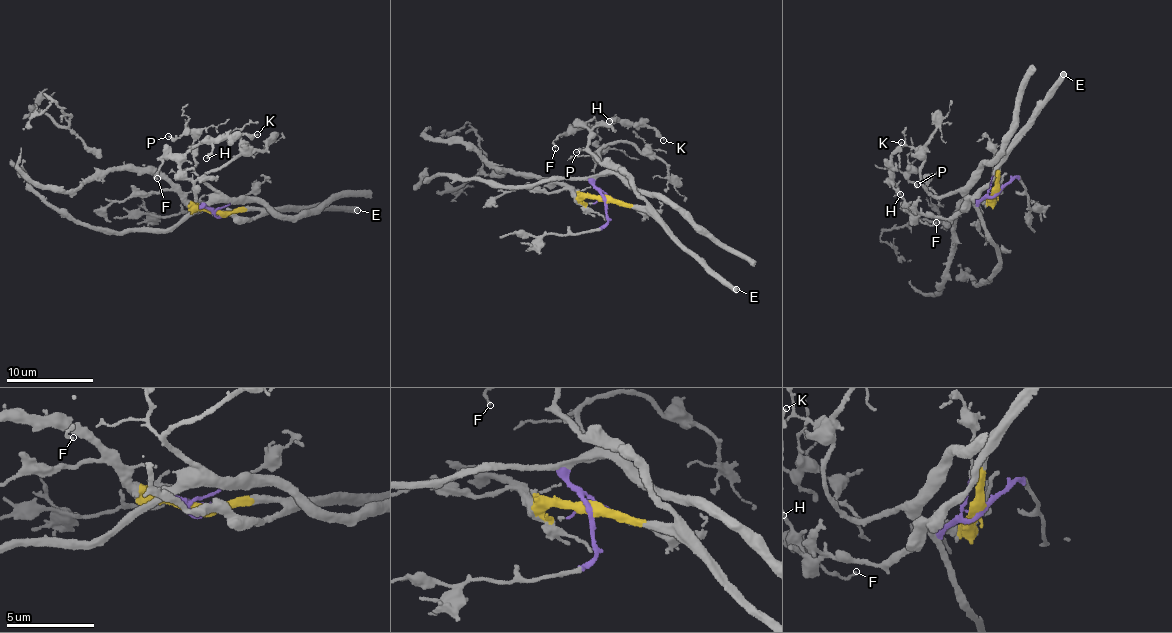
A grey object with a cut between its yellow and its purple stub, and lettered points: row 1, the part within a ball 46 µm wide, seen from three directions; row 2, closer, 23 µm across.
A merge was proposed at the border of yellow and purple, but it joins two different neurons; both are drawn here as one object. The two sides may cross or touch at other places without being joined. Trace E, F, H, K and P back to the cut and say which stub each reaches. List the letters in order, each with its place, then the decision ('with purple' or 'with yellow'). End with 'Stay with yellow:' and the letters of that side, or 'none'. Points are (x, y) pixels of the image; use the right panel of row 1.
E: (1063, 74) | with yellow
F: (936, 222) | with yellow
H: (900, 194) | with yellow
K: (901, 142) | with yellow
P: (917, 184) | with purple
Stay with yellow: E, F, H, K

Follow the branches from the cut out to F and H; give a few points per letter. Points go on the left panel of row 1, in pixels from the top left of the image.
F: (217, 214), (261, 211), (260, 215), (242, 219), (197, 203), (175, 161), (165, 159), (155, 176), (158, 177)
H: (217, 214), (261, 211), (242, 219), (197, 203), (180, 168), (199, 143), (212, 145), (207, 158)

